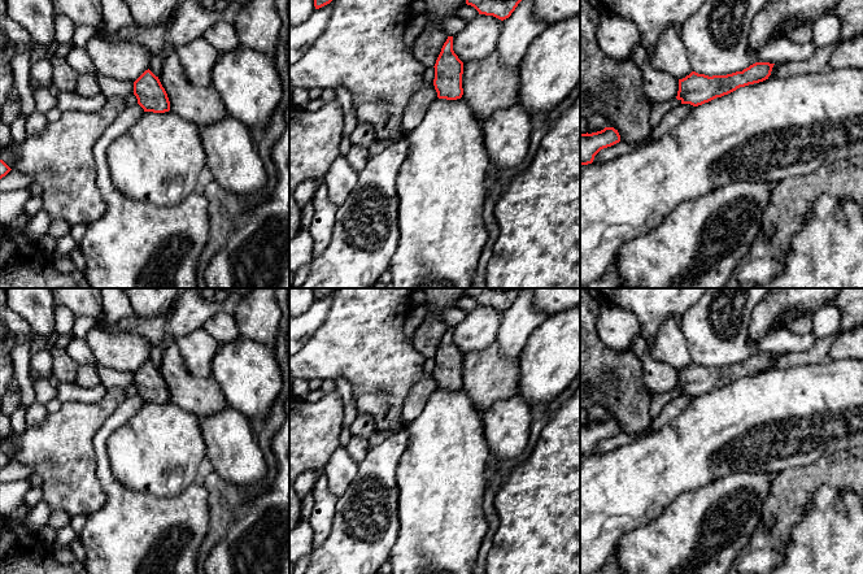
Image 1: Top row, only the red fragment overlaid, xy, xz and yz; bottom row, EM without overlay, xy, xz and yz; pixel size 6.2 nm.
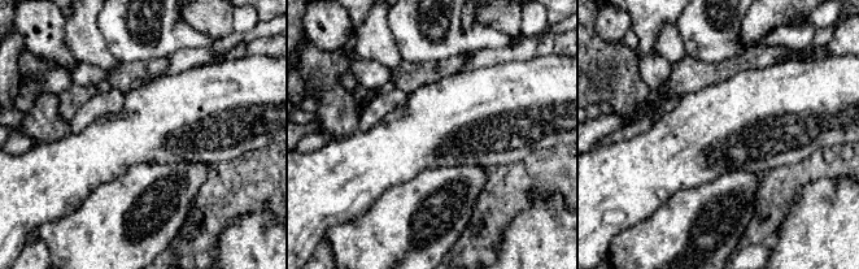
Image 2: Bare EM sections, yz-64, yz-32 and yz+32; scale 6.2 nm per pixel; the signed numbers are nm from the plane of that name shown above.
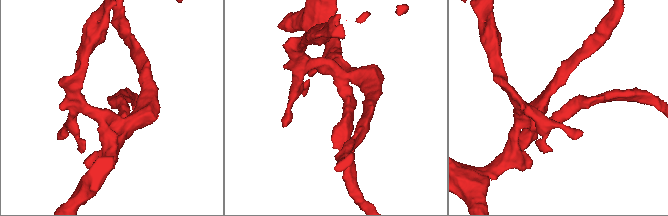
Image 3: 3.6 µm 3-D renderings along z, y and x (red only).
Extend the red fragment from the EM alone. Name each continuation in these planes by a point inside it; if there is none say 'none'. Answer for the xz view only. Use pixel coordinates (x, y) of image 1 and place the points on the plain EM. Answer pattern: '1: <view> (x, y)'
none

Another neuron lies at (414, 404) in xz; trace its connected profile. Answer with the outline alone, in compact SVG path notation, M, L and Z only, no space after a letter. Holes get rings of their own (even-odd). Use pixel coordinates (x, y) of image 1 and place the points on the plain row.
M423 374L413 386L410 395L402 405L401 421L407 425L414 421L424 409L431 393L437 390L433 374Z

